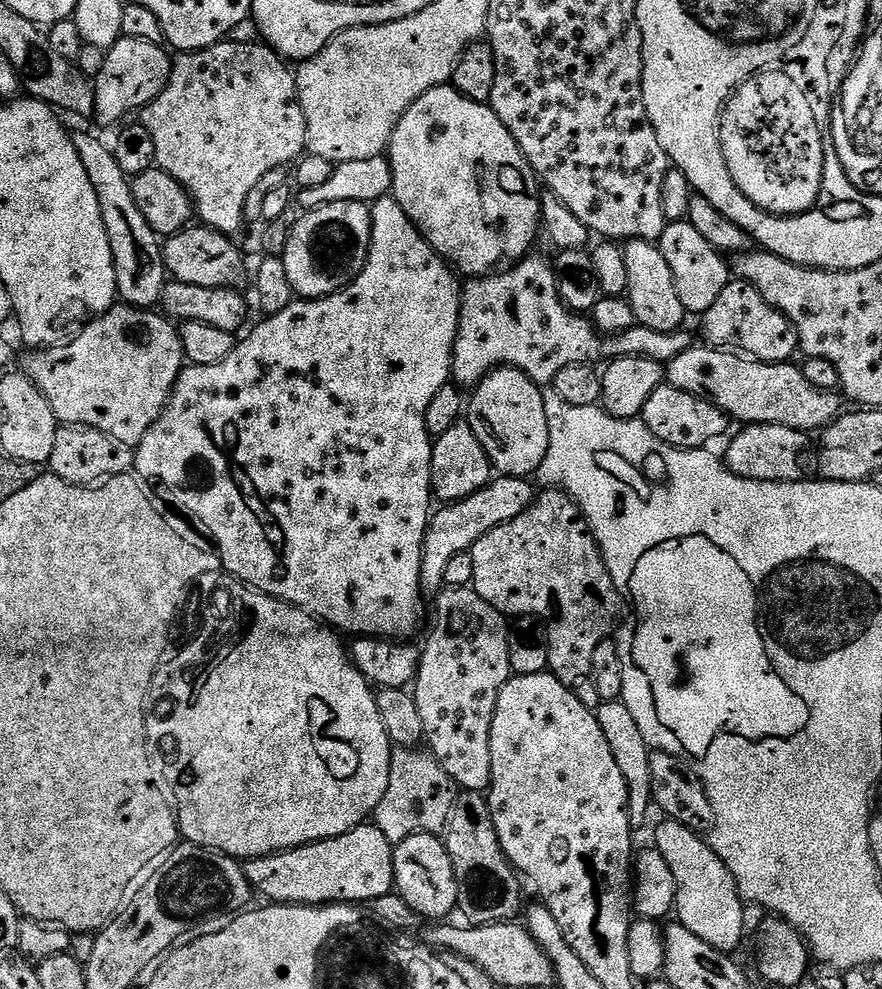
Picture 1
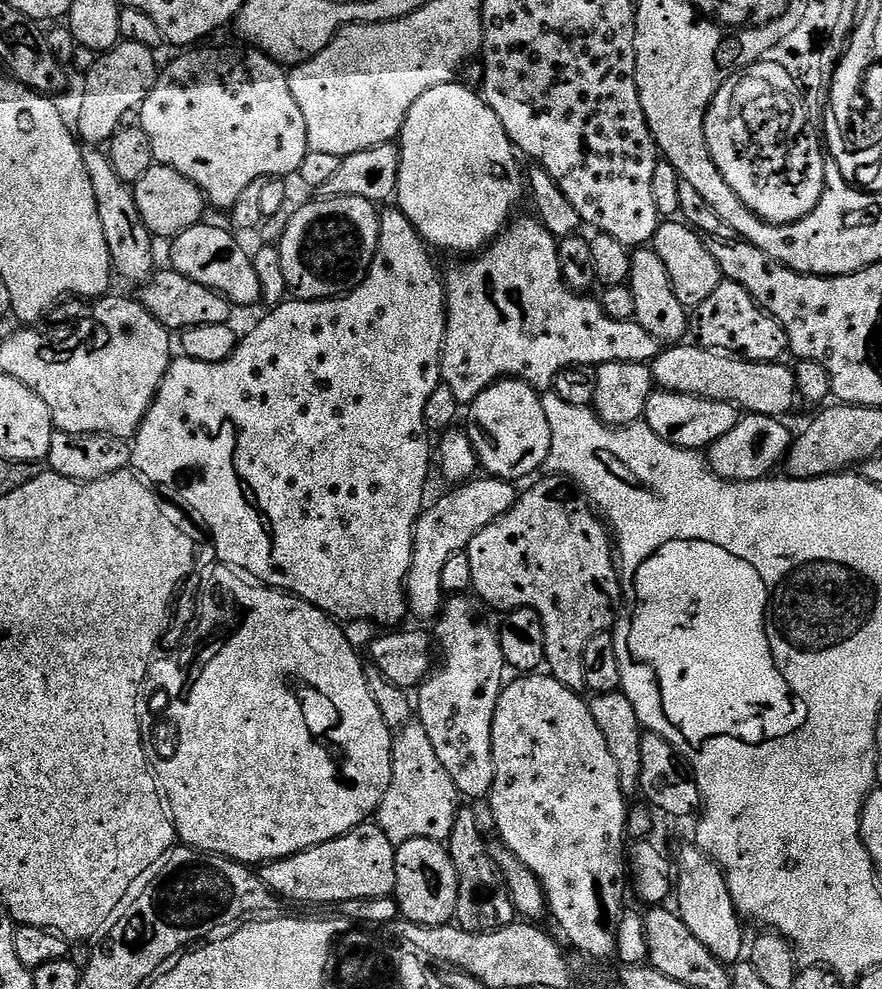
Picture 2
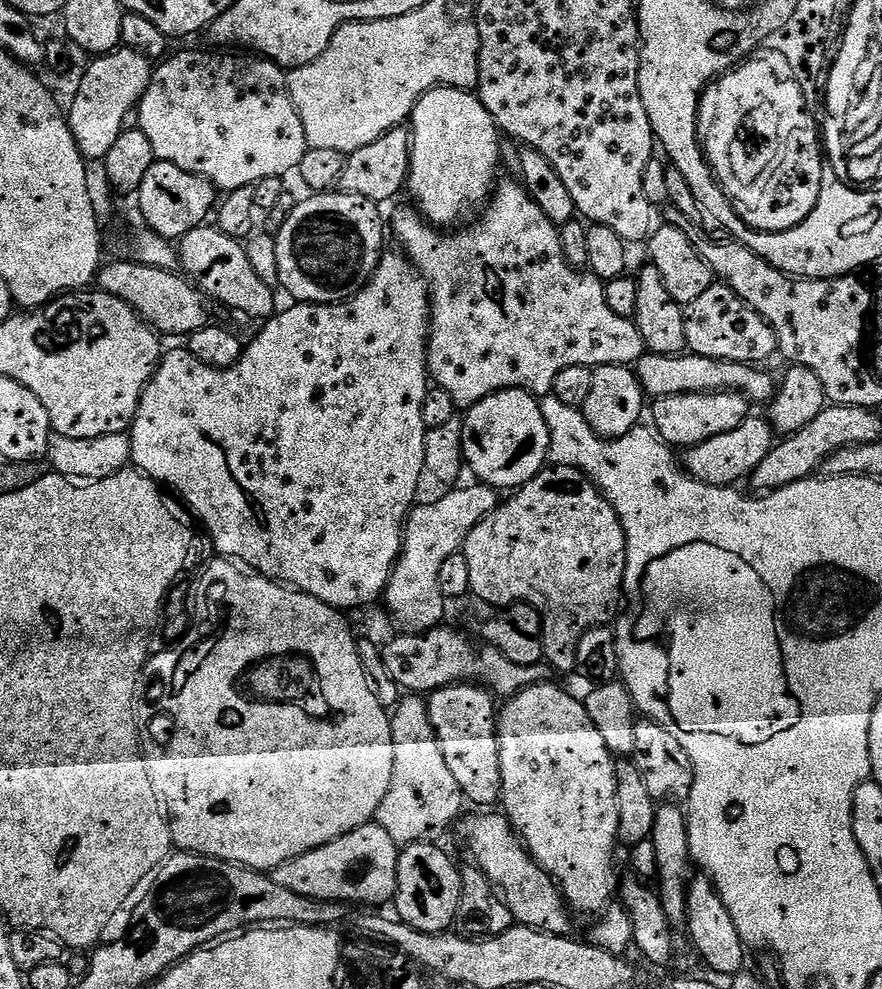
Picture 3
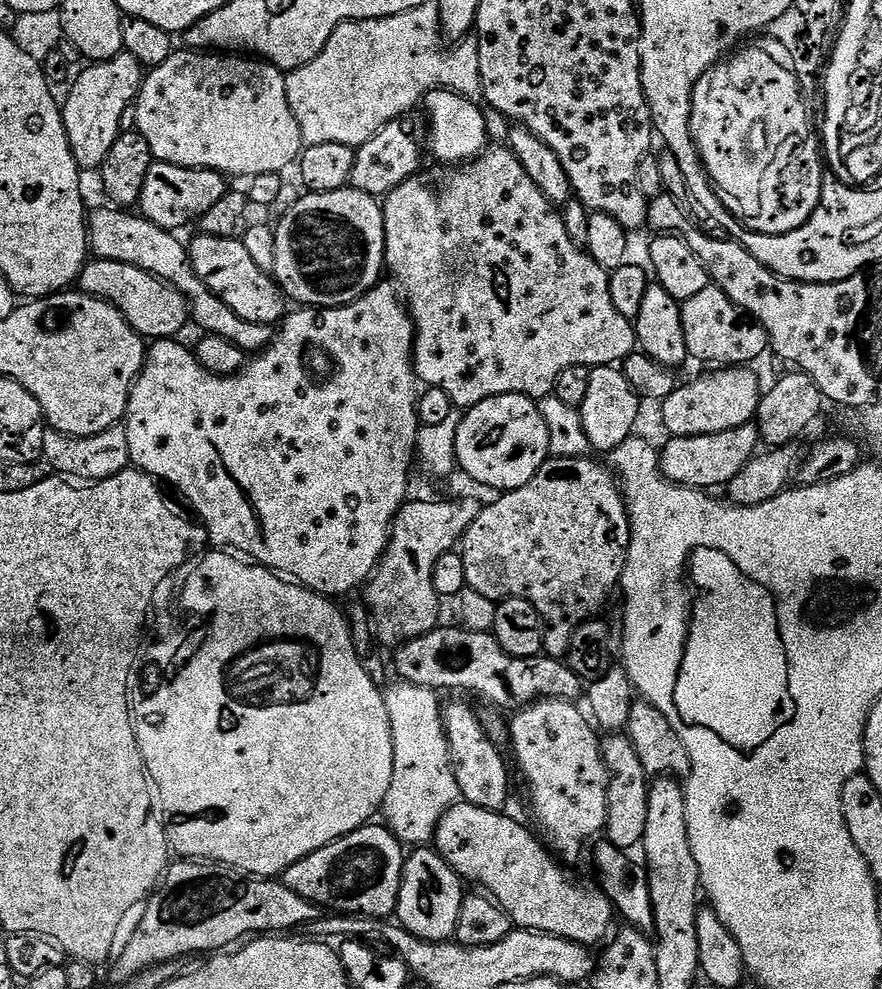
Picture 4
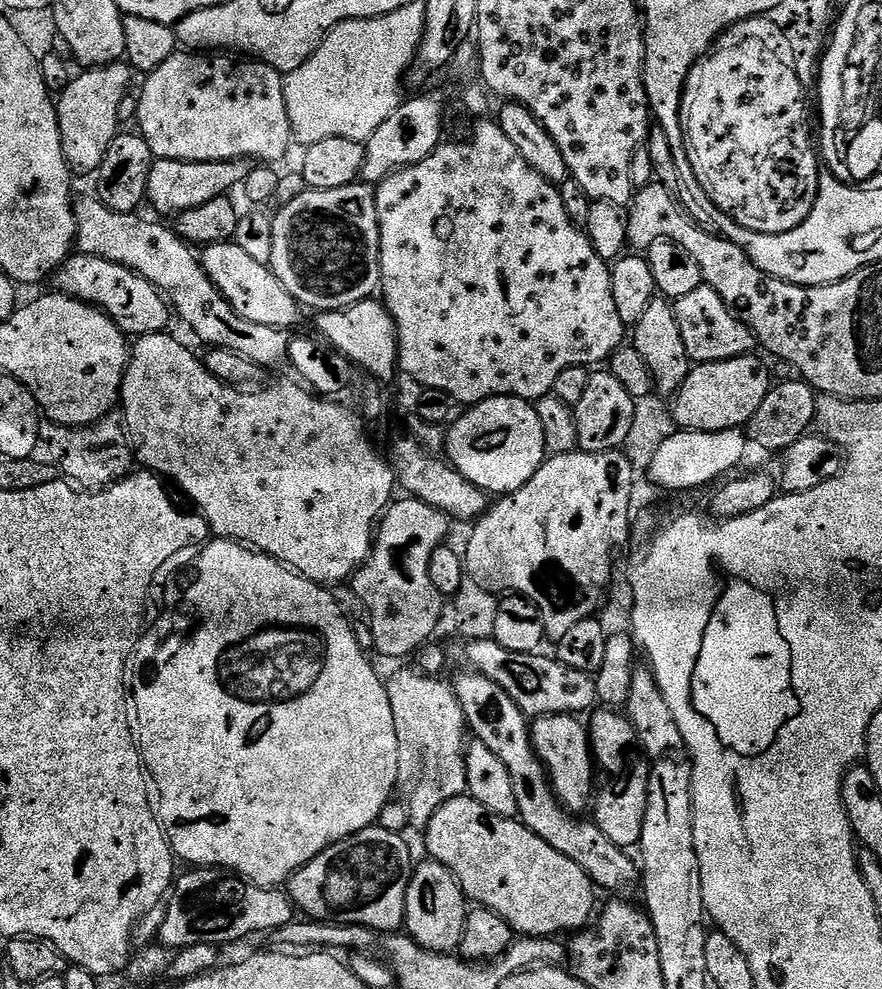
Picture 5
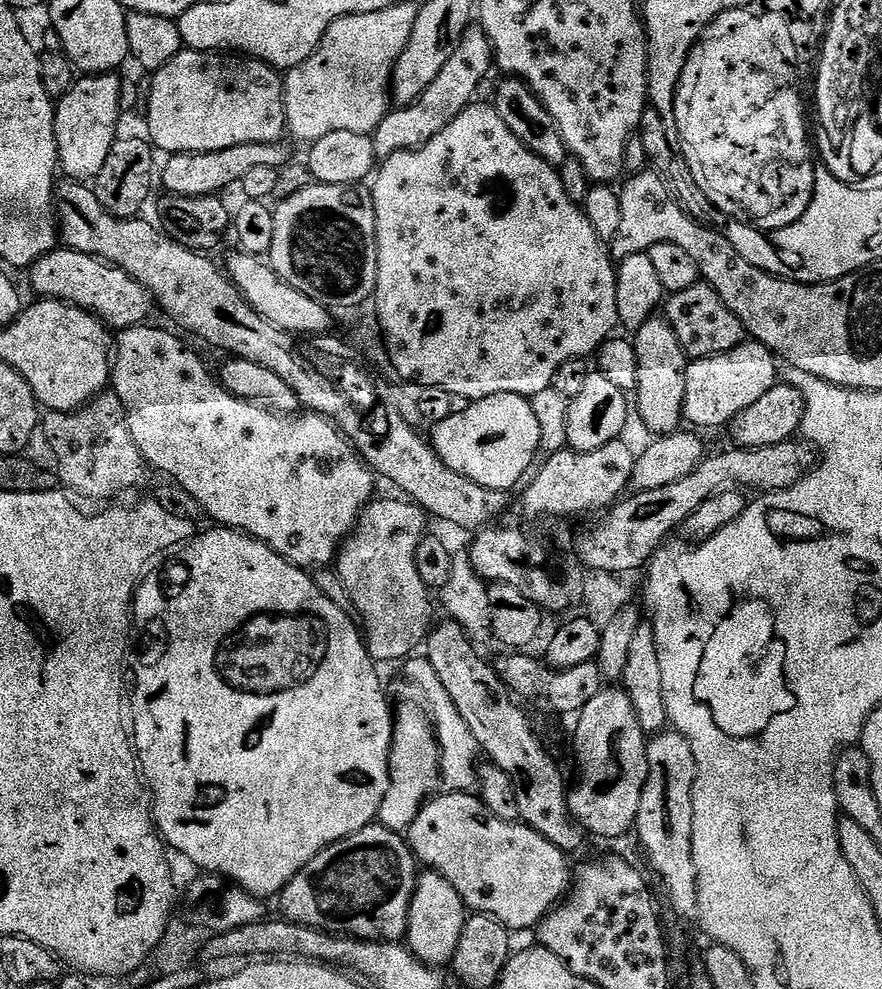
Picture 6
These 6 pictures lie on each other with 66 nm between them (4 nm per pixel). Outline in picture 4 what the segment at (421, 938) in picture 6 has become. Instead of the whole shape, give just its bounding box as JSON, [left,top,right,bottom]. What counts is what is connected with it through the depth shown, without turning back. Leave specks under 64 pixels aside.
[395,846,466,942]

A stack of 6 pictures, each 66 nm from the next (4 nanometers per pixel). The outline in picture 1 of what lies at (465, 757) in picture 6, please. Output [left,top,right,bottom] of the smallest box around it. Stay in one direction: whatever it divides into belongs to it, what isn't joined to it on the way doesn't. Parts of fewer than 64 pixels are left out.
[374,747,457,844]

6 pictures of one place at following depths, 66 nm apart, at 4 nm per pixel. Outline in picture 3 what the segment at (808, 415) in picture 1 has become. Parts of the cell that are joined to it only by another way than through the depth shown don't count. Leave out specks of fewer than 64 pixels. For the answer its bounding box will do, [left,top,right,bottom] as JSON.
[634,351,778,401]

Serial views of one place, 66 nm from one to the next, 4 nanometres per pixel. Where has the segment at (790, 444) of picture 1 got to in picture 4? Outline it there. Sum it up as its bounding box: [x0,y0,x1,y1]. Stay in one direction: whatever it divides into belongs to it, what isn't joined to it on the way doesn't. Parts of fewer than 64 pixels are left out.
[659,423,762,490]

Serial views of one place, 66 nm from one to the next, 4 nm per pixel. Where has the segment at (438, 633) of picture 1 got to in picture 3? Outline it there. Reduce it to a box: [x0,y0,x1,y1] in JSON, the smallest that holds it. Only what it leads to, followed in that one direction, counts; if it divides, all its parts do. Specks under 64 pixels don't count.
[426,682,502,810]

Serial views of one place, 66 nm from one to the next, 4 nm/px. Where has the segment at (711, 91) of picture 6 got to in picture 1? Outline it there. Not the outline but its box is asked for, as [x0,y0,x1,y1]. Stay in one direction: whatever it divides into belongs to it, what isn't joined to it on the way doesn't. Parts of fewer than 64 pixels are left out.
[724,76,825,216]

